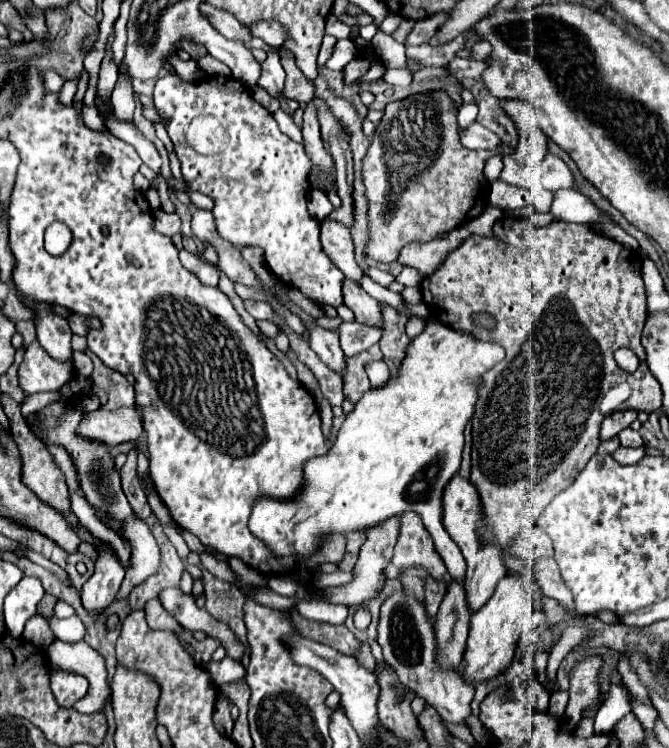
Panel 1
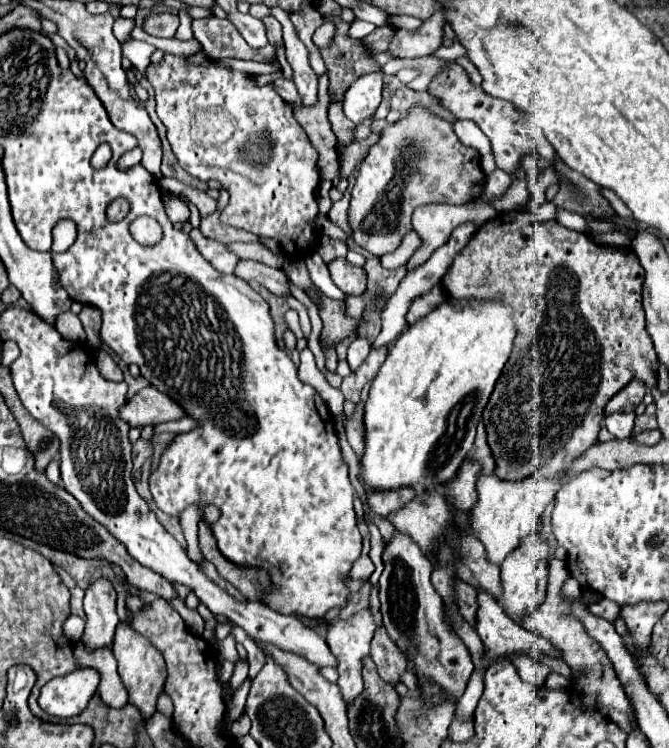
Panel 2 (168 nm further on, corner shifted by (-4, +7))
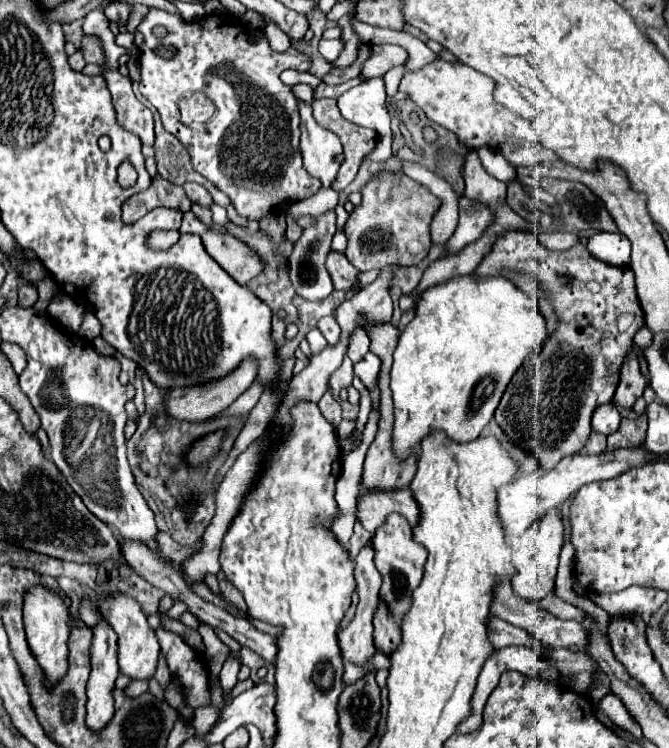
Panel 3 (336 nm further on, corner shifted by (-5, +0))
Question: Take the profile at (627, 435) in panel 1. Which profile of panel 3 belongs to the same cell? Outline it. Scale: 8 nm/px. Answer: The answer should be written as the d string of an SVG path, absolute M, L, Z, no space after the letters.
M608 402L608 404L602 404L598 410L594 410L592 428L602 434L612 434L614 430L618 430L620 420L622 420L620 412L616 410L616 406L612 402Z

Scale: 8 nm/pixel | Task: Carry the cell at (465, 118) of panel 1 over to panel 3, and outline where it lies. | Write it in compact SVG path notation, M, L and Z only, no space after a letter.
M484 146L484 148L480 148L478 150L478 156L480 156L480 160L482 160L482 166L488 170L488 174L492 174L494 178L498 178L498 180L502 180L502 182L510 182L512 178L516 178L516 170L506 162L506 158L500 154L500 152L496 152L494 148L488 148L488 146Z

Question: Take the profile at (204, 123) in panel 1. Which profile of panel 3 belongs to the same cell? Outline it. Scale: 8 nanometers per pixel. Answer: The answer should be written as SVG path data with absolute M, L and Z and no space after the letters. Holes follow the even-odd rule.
M150 8L150 12L148 12L148 14L144 16L144 20L140 22L138 30L140 30L142 36L144 36L144 44L140 46L140 56L138 56L138 64L140 64L140 94L160 112L164 128L166 128L170 134L178 136L178 140L182 140L182 144L186 146L186 150L190 150L194 170L196 170L198 174L202 174L206 180L210 180L216 188L220 188L220 190L232 200L232 204L234 204L234 208L238 210L238 214L246 216L248 220L260 220L260 218L266 216L270 210L274 210L278 204L282 204L282 202L286 202L286 200L304 200L304 198L314 196L314 194L320 190L320 188L318 188L318 180L312 180L312 176L302 168L302 156L300 156L300 148L298 148L298 144L300 144L298 98L294 96L292 86L286 86L286 84L280 82L280 74L282 74L284 70L288 70L288 68L298 70L298 72L308 72L308 70L310 70L310 64L312 64L310 56L306 56L304 52L300 52L300 50L294 48L294 46L290 46L286 52L274 52L274 50L270 48L266 36L264 36L262 40L250 42L250 32L248 32L248 28L242 24L240 18L236 18L236 16L232 16L232 14L206 14L206 16L204 16L202 20L198 20L198 22L184 22L178 14L170 14L170 12L166 12L166 10ZM156 26L166 28L166 36L164 36L164 38L158 38L158 36L154 34L154 28L156 28ZM160 44L176 46L176 48L178 48L178 54L176 54L172 60L164 60L164 58L156 56L156 54L154 54L154 48L160 46ZM190 92L204 92L204 94L214 102L216 112L214 112L214 116L212 116L208 122L204 122L204 124L192 124L192 126L184 126L184 124L180 122L178 102L180 102L186 94L190 94Z

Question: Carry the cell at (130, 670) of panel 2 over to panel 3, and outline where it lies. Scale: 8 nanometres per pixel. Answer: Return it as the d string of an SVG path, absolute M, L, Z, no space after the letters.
M116 594L116 596L100 596L98 598L98 610L106 618L106 622L112 626L112 630L118 634L118 664L120 672L130 676L132 680L148 680L156 672L156 662L160 654L160 644L154 634L154 628L148 626L146 614L142 612L142 606L136 598L128 594Z

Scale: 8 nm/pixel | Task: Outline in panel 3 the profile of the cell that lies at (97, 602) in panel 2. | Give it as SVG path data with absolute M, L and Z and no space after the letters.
M100 620L98 628L92 630L94 632L94 640L92 640L92 672L90 672L90 680L86 686L86 694L88 694L88 702L86 702L86 726L92 732L100 732L114 716L114 682L120 674L118 670L118 662L116 662L116 636L114 630L106 624L106 620Z

